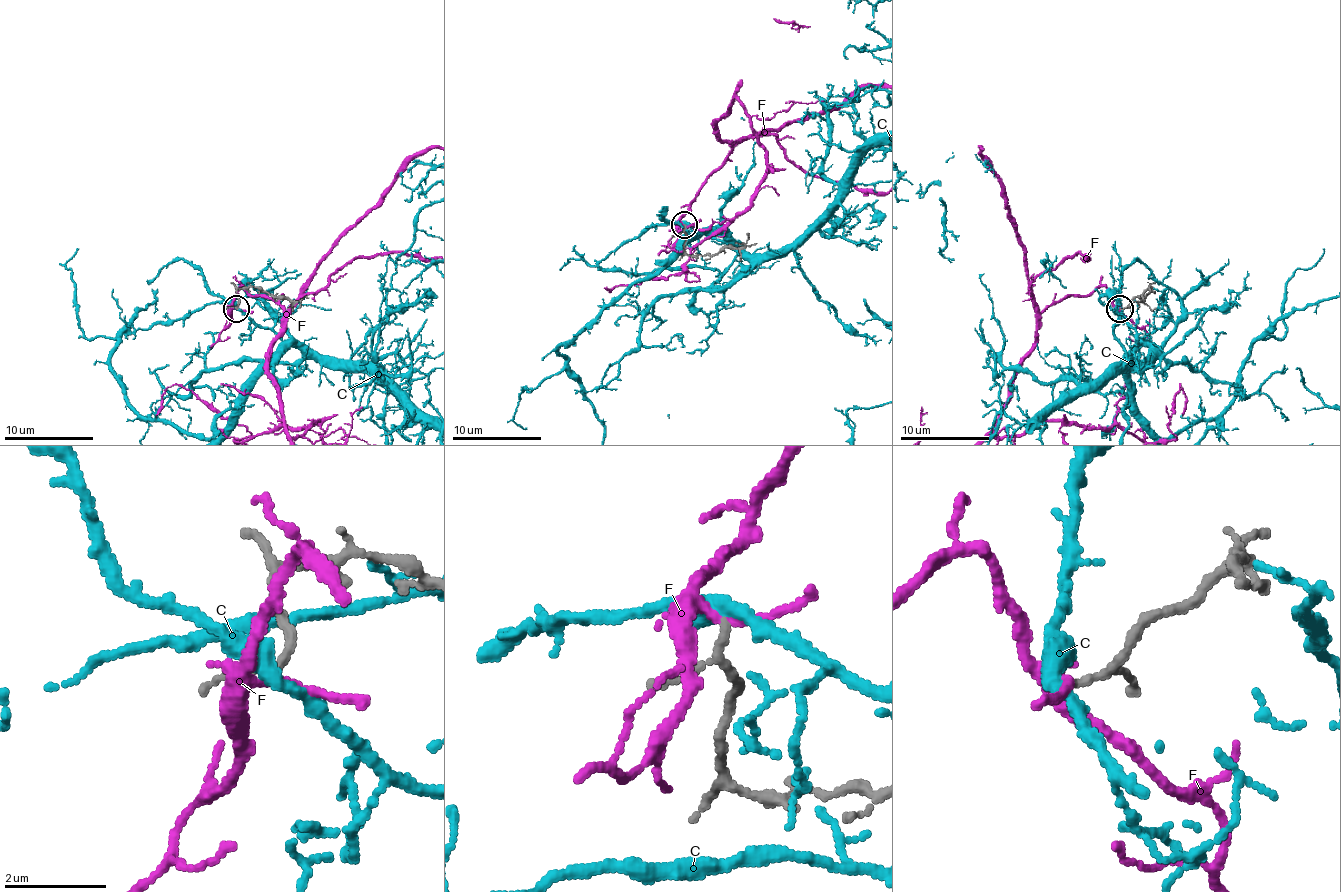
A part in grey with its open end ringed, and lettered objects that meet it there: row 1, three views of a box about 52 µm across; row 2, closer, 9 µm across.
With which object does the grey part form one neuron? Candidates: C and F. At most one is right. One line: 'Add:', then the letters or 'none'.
Add: none

